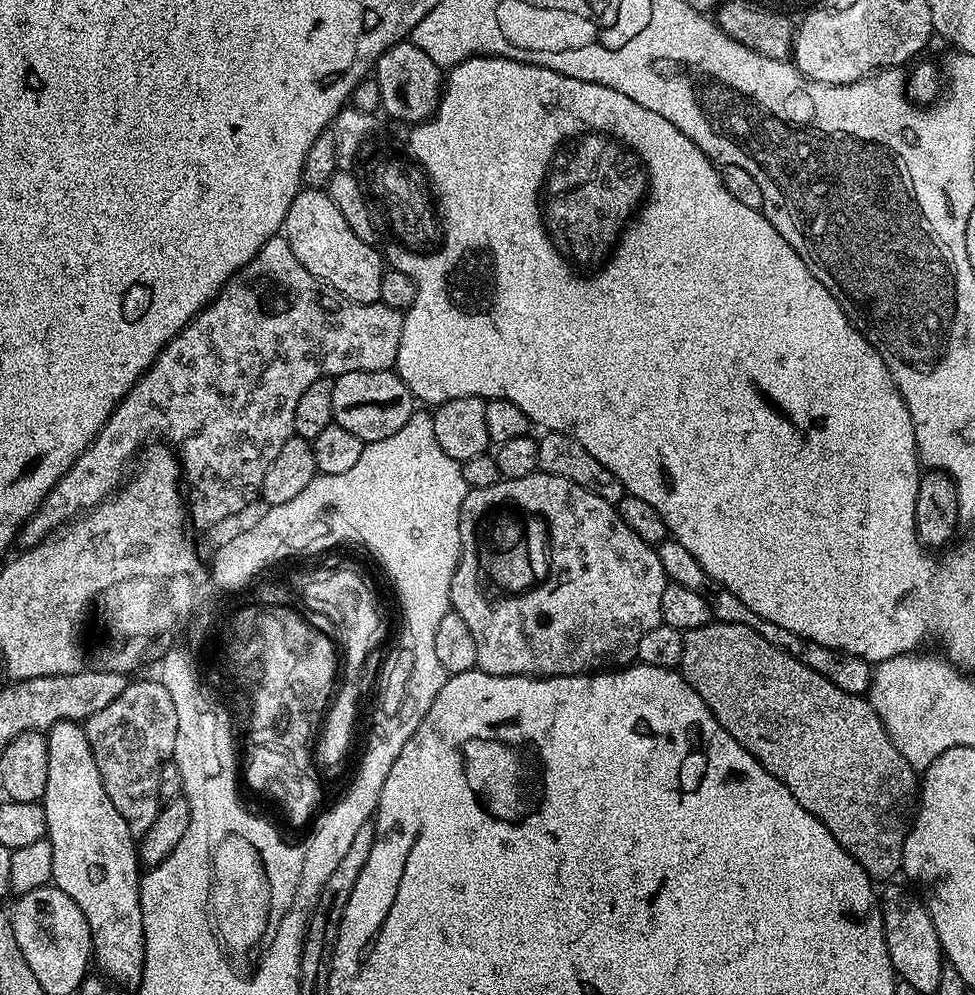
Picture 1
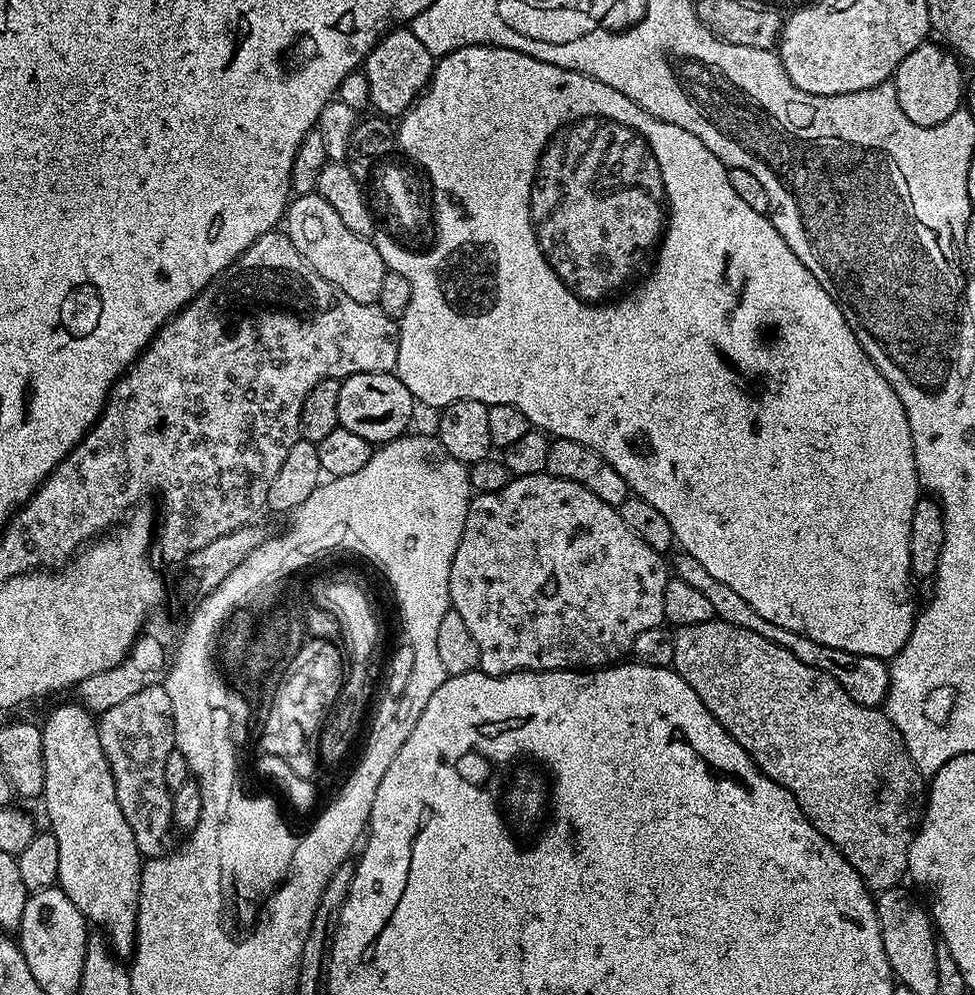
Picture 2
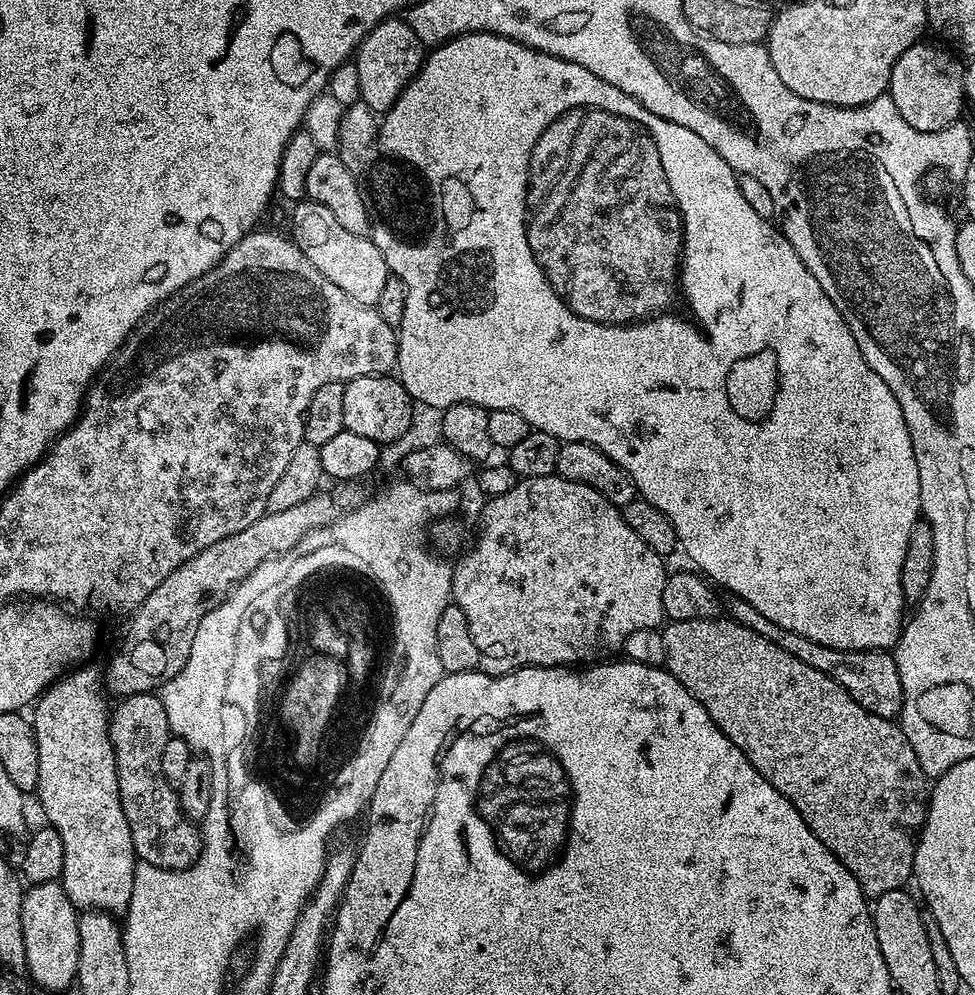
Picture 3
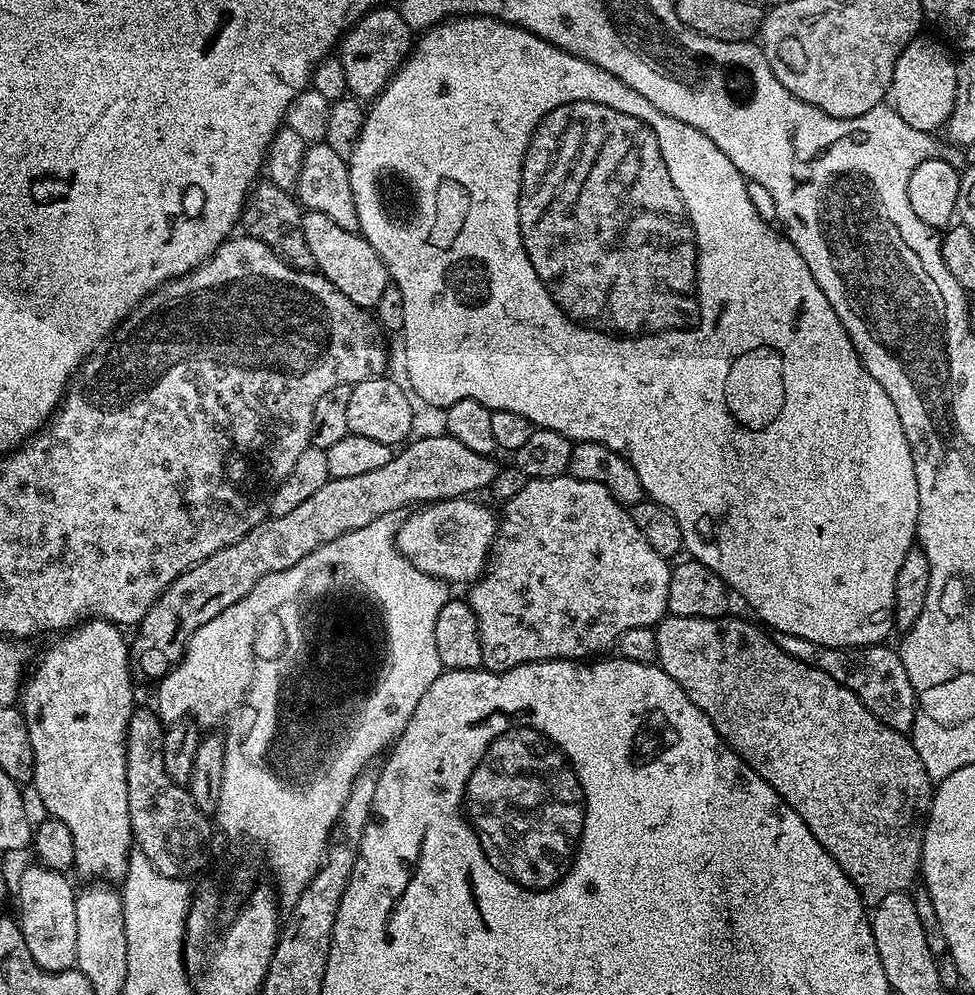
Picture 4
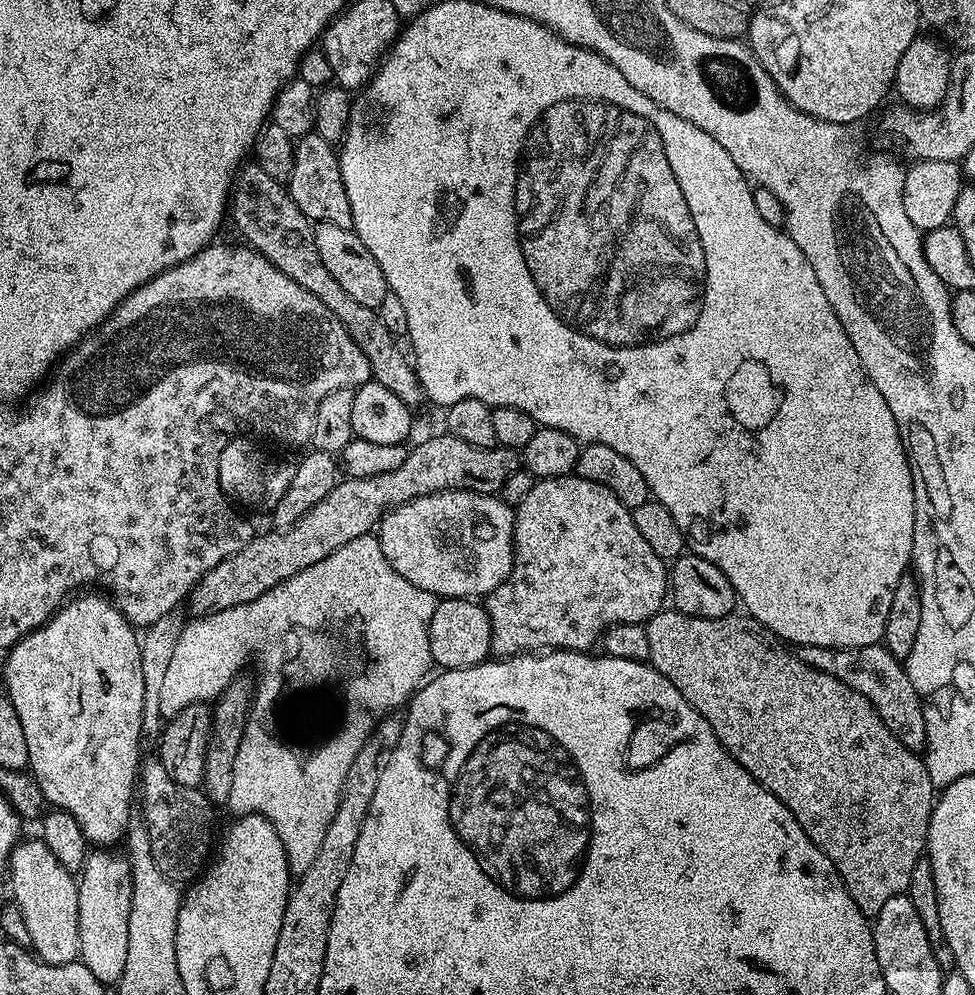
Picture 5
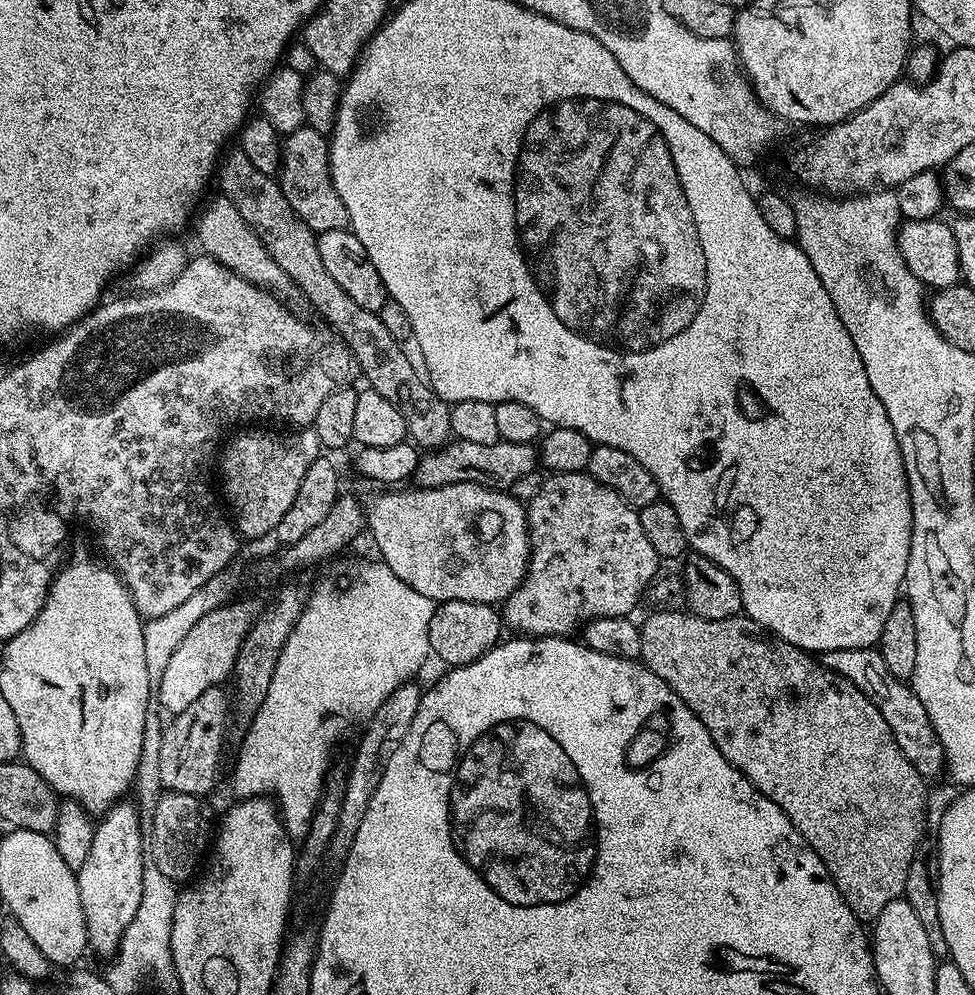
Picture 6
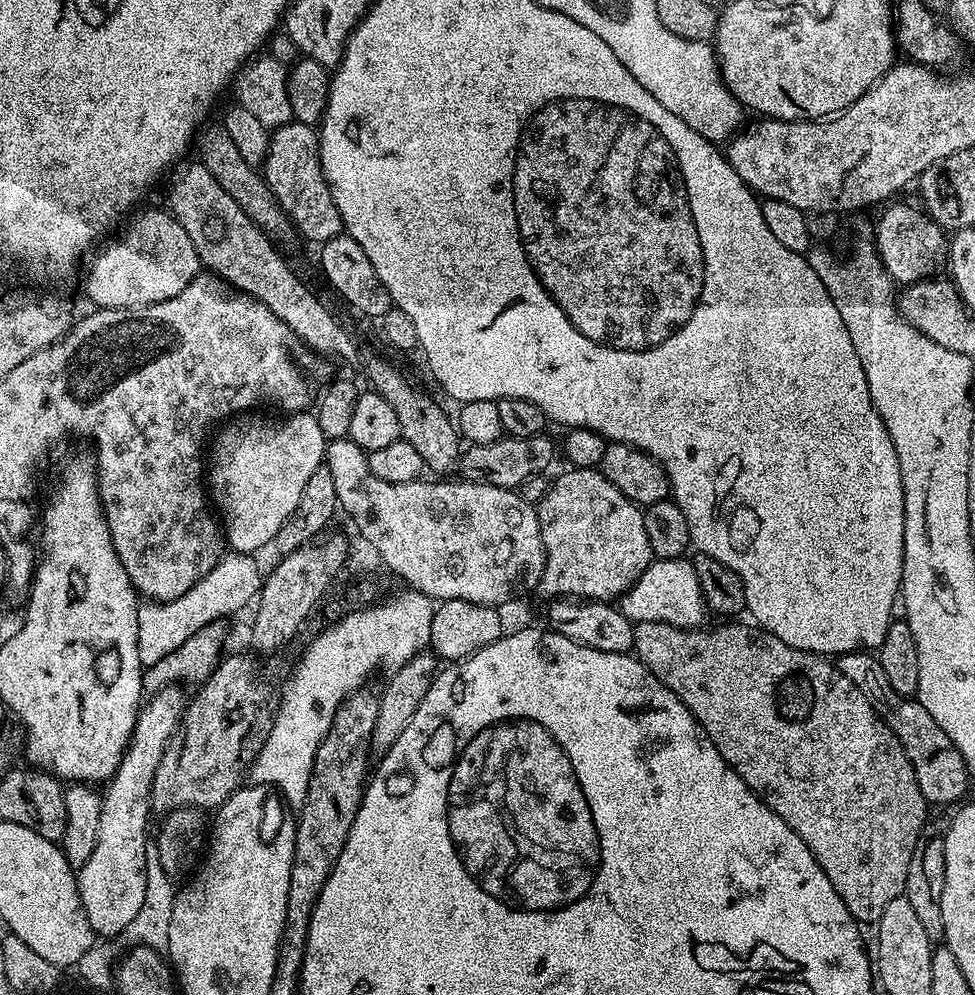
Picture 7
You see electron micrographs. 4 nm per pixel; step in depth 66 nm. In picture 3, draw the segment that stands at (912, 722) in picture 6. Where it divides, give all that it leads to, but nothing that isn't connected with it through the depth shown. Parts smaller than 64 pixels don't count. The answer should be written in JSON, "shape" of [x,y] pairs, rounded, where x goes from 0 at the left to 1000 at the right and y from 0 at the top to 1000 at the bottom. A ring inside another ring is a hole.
{"shape":[[[755,601],[750,605],[750,622],[802,649],[802,653],[806,653],[806,657],[814,657],[818,665],[827,665],[827,669],[835,669],[835,673],[843,673],[843,677],[855,681],[855,685],[859,685],[859,689],[864,689],[864,693],[868,693],[868,697],[872,697],[872,702],[876,702],[876,706],[883,708],[892,718],[901,718],[910,724],[919,724],[922,721],[927,709],[927,694],[919,660],[914,654],[893,651],[883,655],[865,655],[858,651],[843,649],[839,645],[831,645],[831,641],[823,641],[823,637],[814,637],[810,633],[802,633],[802,629],[794,629],[794,625],[782,621],[782,617],[773,613],[773,609],[761,602]]]}

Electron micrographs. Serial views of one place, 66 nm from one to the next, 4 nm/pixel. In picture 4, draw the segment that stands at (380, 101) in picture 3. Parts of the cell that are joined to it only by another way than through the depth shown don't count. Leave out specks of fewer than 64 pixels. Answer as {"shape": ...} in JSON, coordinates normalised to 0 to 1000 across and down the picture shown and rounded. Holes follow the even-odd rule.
{"shape":[[[409,7],[382,8],[371,19],[365,21],[349,38],[347,59],[355,70],[358,93],[370,103],[381,103],[393,92],[402,75],[418,59],[425,47],[425,33],[412,18]]]}

